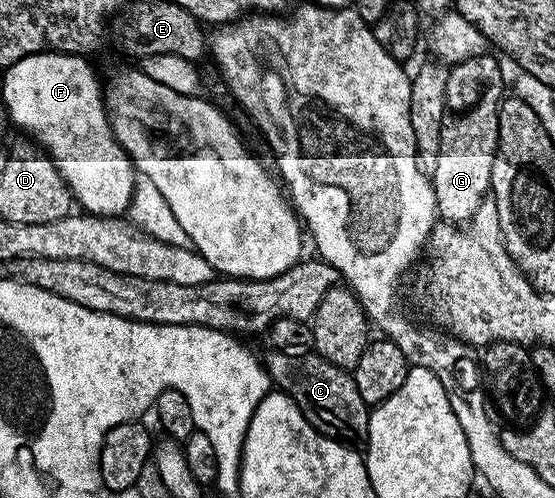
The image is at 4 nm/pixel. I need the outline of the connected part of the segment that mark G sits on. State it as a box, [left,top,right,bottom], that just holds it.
[431,55,505,225]

